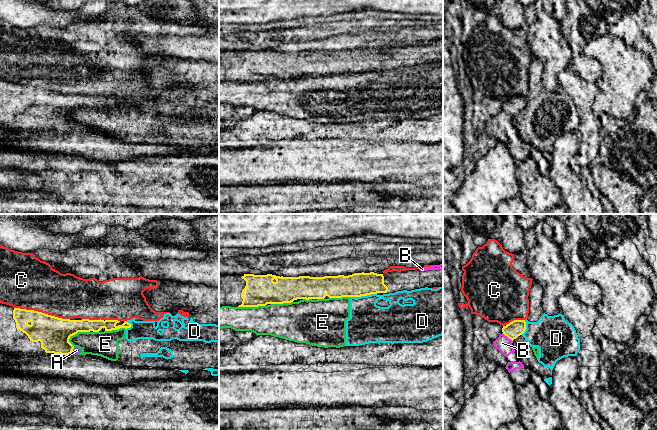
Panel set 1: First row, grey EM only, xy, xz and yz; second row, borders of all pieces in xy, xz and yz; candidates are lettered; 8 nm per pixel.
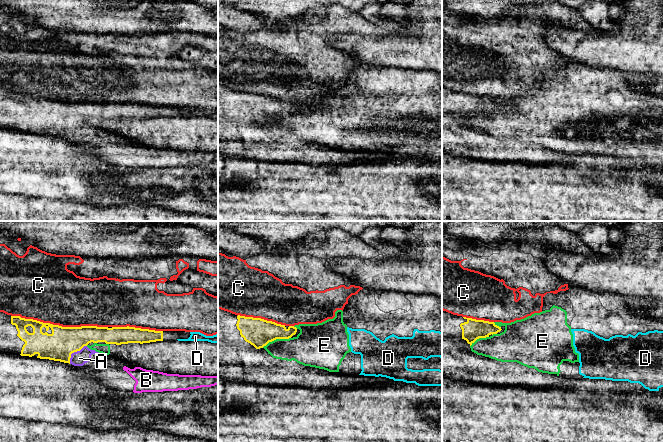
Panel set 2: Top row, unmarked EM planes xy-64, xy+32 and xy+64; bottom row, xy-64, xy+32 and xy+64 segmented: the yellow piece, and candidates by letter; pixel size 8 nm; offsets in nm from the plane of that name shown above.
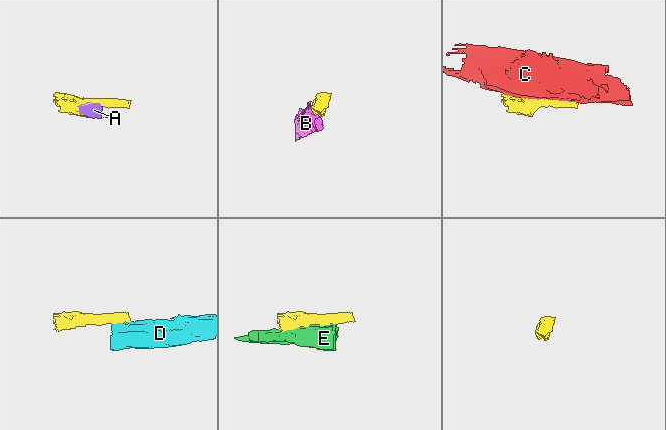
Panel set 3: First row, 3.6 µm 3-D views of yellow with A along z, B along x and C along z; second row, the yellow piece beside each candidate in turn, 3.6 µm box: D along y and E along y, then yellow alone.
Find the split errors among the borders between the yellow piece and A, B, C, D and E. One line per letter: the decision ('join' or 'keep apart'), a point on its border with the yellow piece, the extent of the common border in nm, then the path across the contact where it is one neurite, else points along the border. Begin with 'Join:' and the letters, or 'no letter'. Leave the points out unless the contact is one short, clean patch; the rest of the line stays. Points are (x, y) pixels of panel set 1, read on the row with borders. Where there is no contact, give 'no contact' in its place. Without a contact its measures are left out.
Join: A, B
A: join; meets yellow in xy at (72, 350); contact 60 nm long; runs through xy (54, 333), (72, 350), (76, 350)
B: join; meets yellow in yz at (507, 336); contact 110 nm long; runs through yz (515, 328), (507, 336), (502, 343)
C: keep apart; meets yellow in xy at (41, 312); contact 460 nm long
D: keep apart; meets yellow in xz at (363, 295); contact 220 nm long; border along xz (376, 293), (350, 297)
E: keep apart; meets yellow in xy at (77, 332); contact 190 nm long

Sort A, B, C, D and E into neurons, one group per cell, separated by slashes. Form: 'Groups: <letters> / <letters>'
Groups: A B / C / D E

